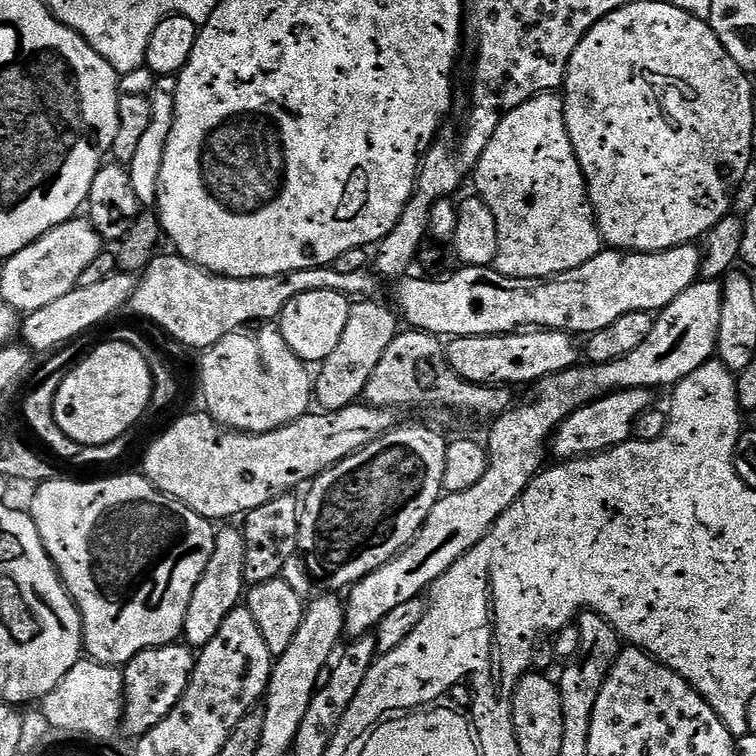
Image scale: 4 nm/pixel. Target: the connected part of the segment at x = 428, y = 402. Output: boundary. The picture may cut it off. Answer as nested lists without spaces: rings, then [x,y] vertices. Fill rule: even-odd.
[[[415,330],[401,331],[390,342],[386,354],[382,354],[378,366],[374,366],[374,374],[370,376],[370,382],[366,382],[366,390],[363,399],[371,404],[373,408],[385,410],[401,410],[400,408],[453,408],[464,416],[477,416],[480,420],[491,422],[497,416],[501,416],[513,407],[514,399],[507,387],[489,386],[486,384],[471,384],[460,379],[459,374],[448,364],[445,345],[441,337],[431,336],[429,332],[418,332]]]

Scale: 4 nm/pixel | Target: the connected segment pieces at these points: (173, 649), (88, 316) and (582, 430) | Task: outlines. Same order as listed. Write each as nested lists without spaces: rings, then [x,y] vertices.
[[[180,642],[164,644],[160,648],[142,650],[126,665],[123,665],[124,674],[124,715],[122,728],[129,732],[132,738],[145,736],[182,698],[196,665],[196,656],[193,649]]]
[[[117,271],[116,275],[94,286],[75,287],[70,294],[62,294],[58,302],[50,302],[50,306],[42,306],[42,310],[27,313],[18,328],[19,335],[24,335],[23,343],[36,354],[70,343],[75,336],[80,336],[83,332],[90,331],[95,324],[110,319],[119,308],[127,309],[132,302],[136,281],[135,275]]]
[[[622,388],[582,406],[560,423],[560,429],[554,433],[550,444],[551,455],[556,455],[555,459],[563,462],[581,456],[597,456],[620,444],[627,444],[633,439],[636,420],[653,407],[652,396],[654,392],[651,388]]]

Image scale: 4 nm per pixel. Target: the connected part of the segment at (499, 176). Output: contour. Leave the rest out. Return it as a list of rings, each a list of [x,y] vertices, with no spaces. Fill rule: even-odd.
[[[545,94],[527,100],[502,118],[494,138],[476,164],[475,191],[490,206],[496,219],[496,259],[494,267],[503,276],[519,280],[546,280],[574,270],[602,251],[596,215],[588,197],[588,187],[578,166],[574,146],[564,121],[564,102],[559,95]]]

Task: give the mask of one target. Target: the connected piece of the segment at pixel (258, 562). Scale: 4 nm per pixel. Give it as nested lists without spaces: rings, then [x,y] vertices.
[[[295,495],[276,496],[266,506],[249,512],[242,520],[242,531],[246,542],[246,570],[244,583],[259,586],[277,579],[283,573],[286,562],[297,555],[300,547],[300,514],[302,511]]]

